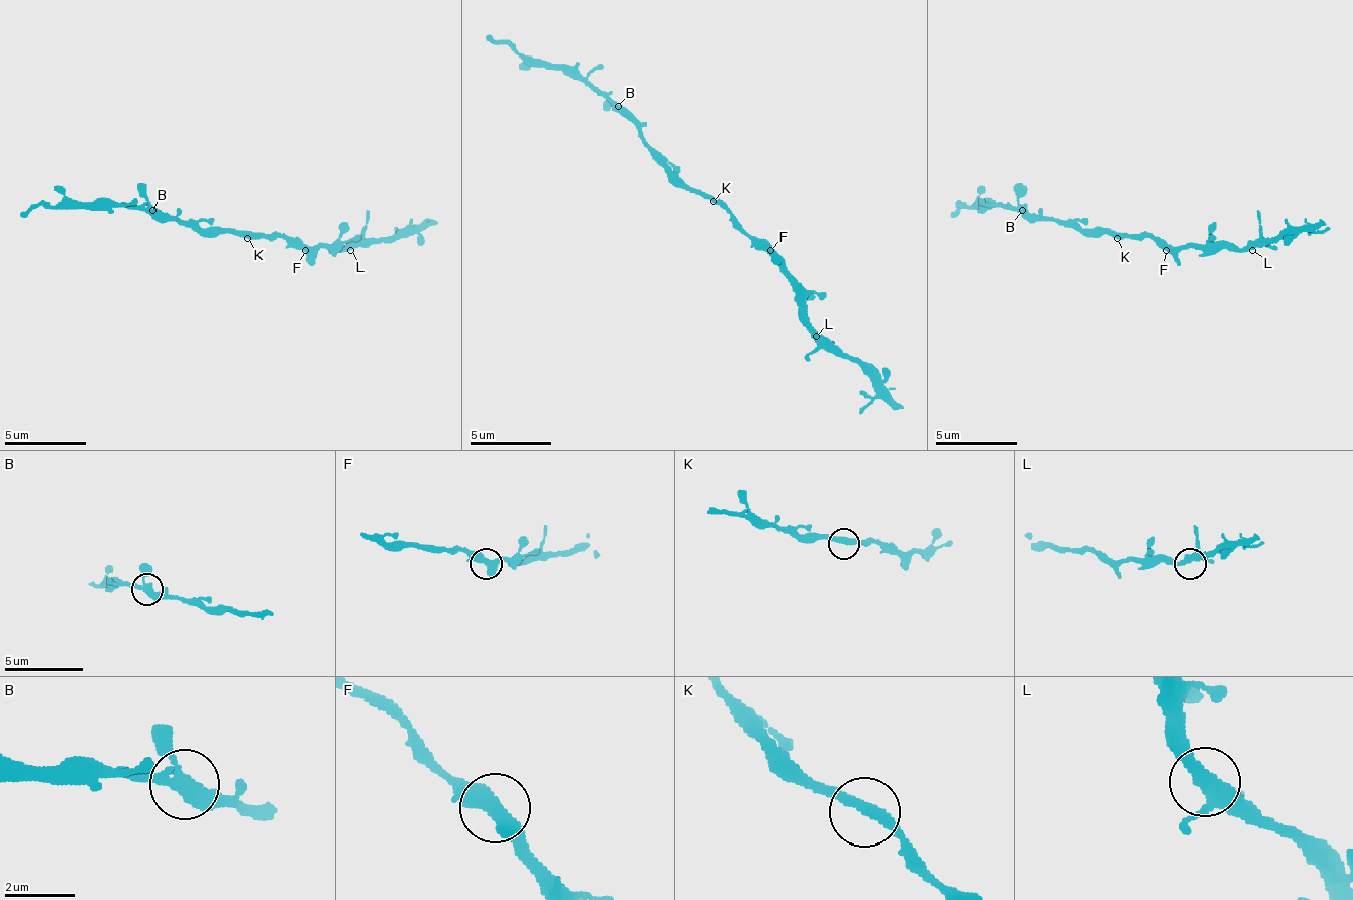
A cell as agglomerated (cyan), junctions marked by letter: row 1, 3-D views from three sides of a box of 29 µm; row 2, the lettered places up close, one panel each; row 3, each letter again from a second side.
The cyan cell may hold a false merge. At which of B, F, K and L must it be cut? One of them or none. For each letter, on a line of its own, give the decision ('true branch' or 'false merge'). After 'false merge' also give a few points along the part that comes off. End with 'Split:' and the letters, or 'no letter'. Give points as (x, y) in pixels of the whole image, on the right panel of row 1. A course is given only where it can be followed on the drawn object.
B: true branch
F: true branch
K: true branch
L: true branch
Split: no letter

